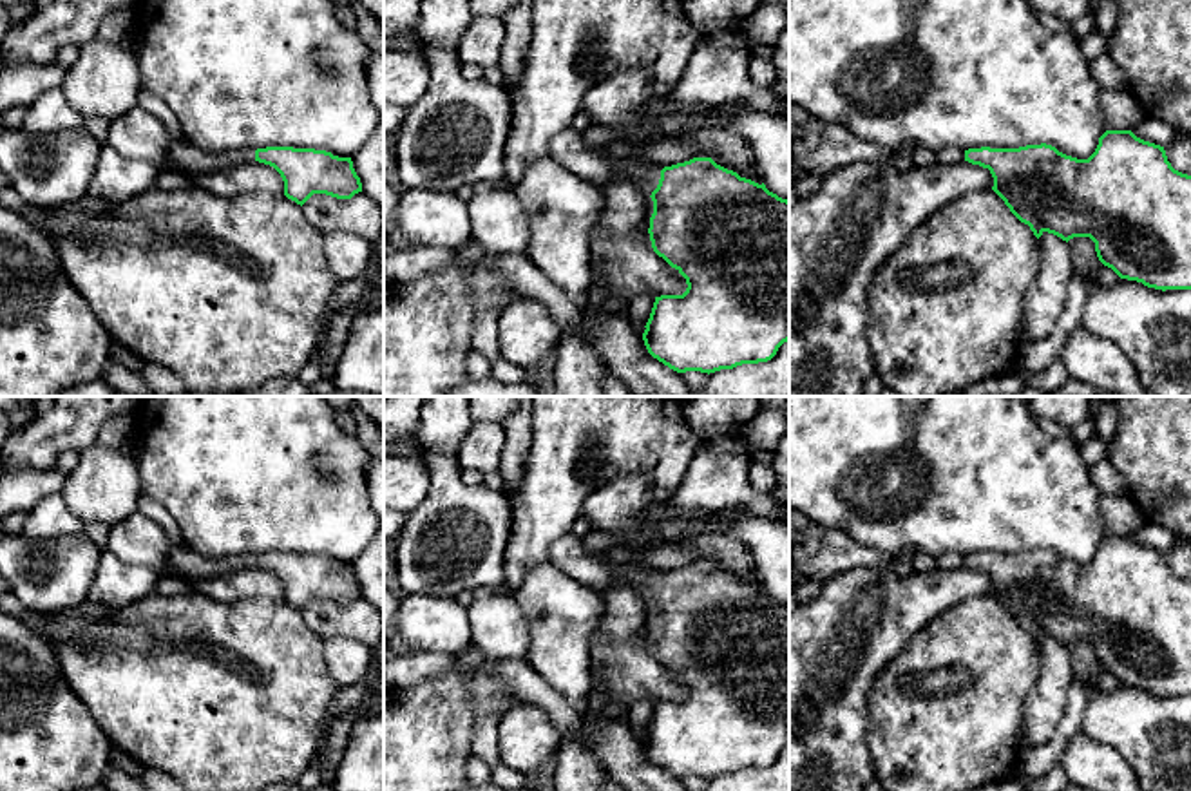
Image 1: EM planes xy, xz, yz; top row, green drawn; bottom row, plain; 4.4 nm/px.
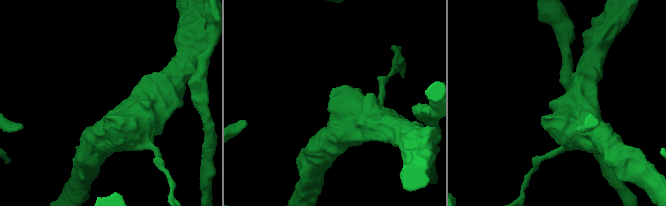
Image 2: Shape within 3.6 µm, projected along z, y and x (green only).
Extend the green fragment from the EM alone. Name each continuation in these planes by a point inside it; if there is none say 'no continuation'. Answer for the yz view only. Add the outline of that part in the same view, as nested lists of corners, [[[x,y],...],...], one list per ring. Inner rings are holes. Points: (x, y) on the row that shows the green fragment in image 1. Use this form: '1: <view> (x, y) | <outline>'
no continuation

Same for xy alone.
1: xy (183, 156) | [[[177,138],[168,148],[168,165],[172,170],[183,170],[192,176],[215,172],[255,161],[255,148],[235,148],[224,152],[208,152],[194,147],[185,138]]]

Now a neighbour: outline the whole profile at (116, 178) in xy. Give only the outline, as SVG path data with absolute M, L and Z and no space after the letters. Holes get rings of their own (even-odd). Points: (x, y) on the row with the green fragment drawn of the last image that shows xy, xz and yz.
M105 145L100 148L87 194L109 203L123 203L154 188L157 176L159 170L152 163L125 157Z

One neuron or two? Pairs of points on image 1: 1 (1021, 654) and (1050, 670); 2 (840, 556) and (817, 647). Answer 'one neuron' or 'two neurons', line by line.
1: two neurons
2: two neurons

